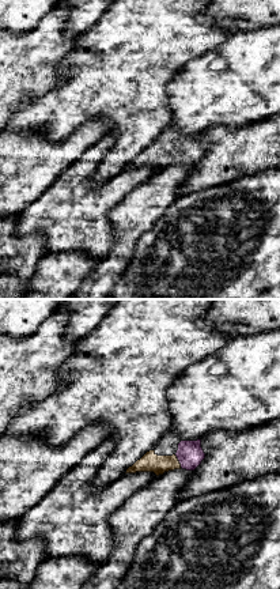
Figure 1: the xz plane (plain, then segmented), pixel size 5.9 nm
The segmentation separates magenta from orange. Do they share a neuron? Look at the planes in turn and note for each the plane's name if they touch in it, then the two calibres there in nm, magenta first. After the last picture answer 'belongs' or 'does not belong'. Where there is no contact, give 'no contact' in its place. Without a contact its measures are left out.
xz | 150/110 nm

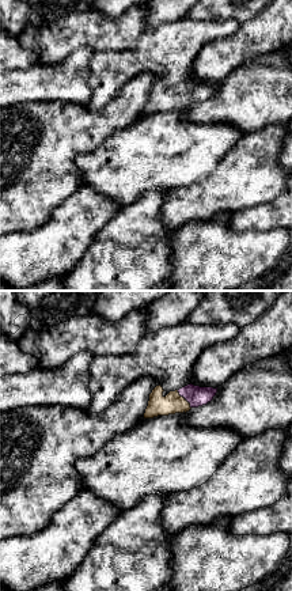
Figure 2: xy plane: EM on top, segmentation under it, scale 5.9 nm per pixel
xy | 120/130 nm

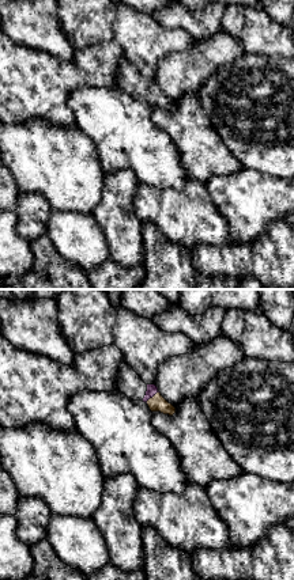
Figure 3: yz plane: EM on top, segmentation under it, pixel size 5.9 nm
yz | 60/100 nm

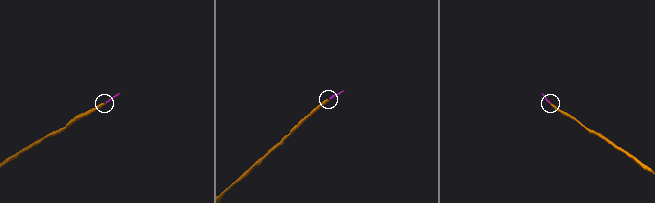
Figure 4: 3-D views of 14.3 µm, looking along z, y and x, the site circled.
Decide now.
belongs

